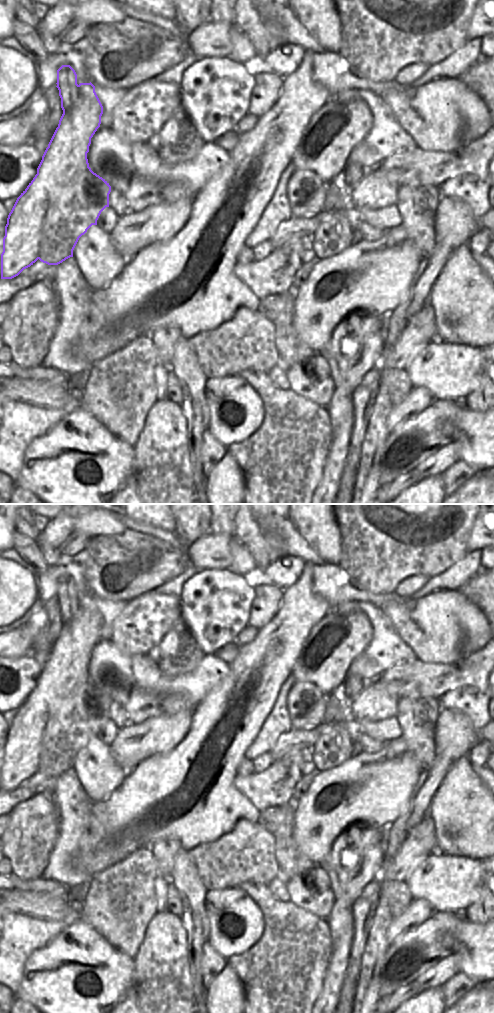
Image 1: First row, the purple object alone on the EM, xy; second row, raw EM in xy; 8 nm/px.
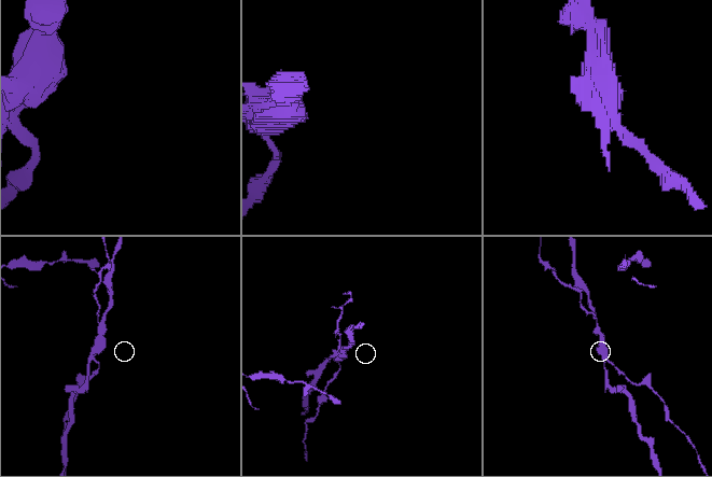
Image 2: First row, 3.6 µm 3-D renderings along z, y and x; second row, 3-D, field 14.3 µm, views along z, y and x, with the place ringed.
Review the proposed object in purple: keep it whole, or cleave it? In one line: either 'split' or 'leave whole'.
split

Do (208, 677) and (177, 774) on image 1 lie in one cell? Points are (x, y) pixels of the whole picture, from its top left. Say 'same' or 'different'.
different

